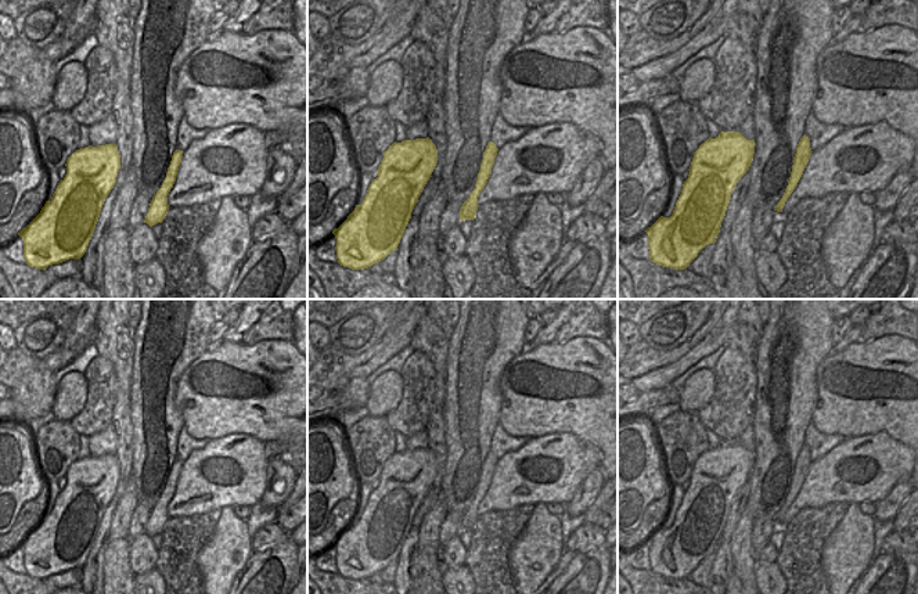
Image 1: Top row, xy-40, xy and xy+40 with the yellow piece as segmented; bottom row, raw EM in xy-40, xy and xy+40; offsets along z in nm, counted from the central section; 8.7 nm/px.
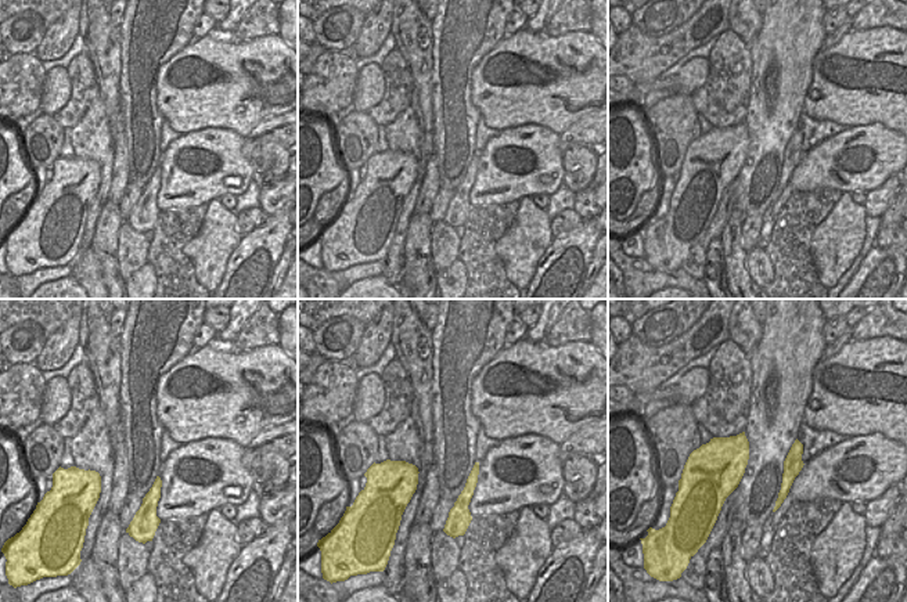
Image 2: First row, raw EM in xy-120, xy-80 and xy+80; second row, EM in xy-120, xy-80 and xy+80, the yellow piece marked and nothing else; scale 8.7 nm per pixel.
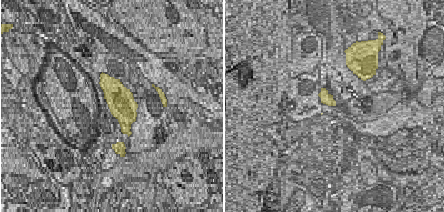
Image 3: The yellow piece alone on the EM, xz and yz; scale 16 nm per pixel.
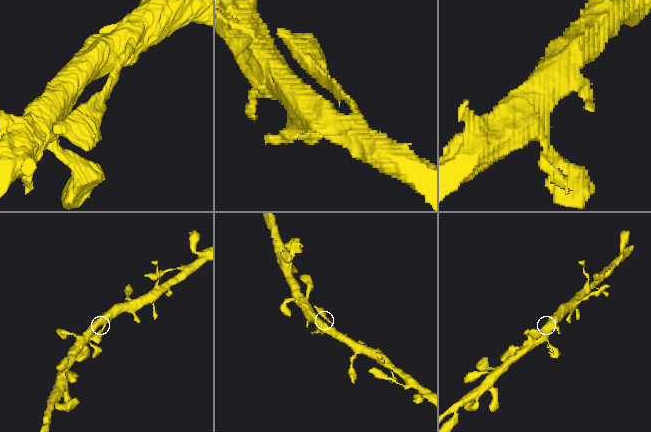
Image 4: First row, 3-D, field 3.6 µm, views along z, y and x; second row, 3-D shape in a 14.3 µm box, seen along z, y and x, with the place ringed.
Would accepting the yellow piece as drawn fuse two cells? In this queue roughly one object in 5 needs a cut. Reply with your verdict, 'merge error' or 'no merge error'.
no merge error

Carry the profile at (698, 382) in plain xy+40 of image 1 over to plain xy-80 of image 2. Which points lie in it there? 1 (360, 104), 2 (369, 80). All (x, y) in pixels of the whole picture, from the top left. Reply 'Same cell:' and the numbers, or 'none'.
Same cell: 1, 2

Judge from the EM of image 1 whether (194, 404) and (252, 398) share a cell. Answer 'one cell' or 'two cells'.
one cell

